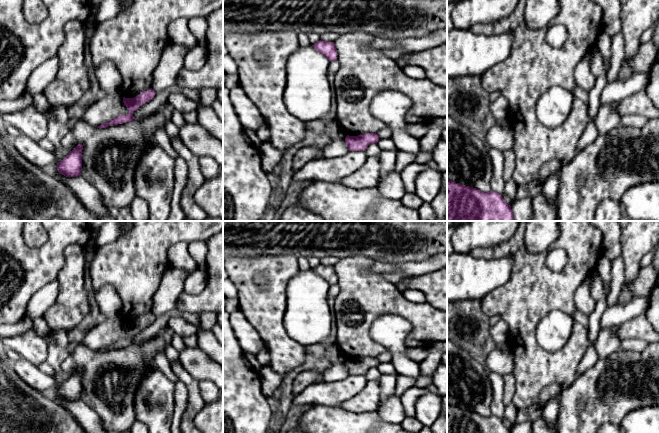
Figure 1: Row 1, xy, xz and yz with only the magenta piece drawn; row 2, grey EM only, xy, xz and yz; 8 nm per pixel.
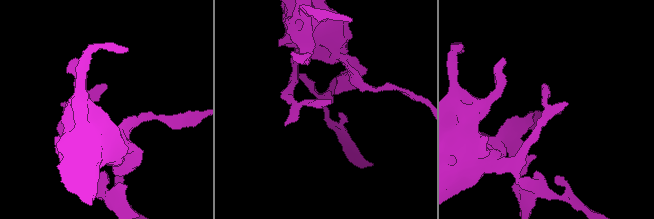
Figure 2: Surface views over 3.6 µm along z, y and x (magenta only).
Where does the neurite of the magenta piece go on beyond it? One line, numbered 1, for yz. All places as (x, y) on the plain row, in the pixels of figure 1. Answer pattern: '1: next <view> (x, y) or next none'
1: next none

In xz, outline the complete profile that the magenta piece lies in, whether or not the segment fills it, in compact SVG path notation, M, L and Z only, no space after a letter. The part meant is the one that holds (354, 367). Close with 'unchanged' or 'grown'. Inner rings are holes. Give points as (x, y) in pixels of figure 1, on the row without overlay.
M365 357L358 360L345 361L345 367L349 375L364 375L369 369L377 367L379 361L376 357Z | unchanged

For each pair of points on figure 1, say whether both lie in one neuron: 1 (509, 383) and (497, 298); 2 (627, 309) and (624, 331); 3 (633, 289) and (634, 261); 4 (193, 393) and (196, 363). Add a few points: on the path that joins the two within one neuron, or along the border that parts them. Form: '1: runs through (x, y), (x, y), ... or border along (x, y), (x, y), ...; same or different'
1: border along (511, 373), (514, 378), (513, 397); different
2: border along (644, 311), (618, 326); different
3: border along (641, 268), (638, 275), (623, 287); different
4: border along (178, 360), (199, 381); different

